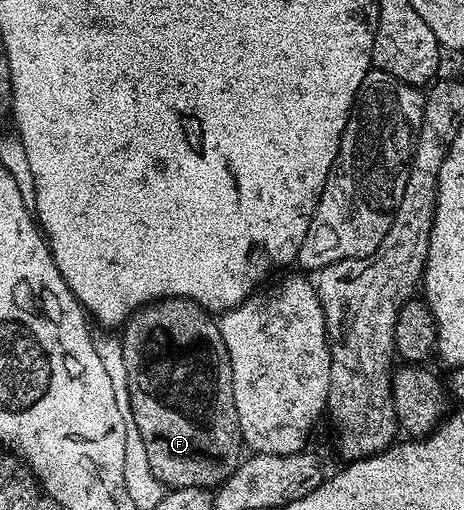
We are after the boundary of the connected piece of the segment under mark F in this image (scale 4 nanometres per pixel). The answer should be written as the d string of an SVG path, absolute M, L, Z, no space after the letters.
M170 296L166 300L156 300L153 304L146 304L137 312L130 315L120 332L124 362L128 366L128 394L130 395L130 412L136 418L136 426L140 430L140 438L144 438L144 450L148 450L148 466L152 466L152 474L167 489L176 488L204 488L217 489L231 474L236 471L240 463L238 448L240 437L238 434L238 419L236 418L236 402L232 390L232 362L228 358L228 346L224 346L224 338L218 329L219 321L206 309L201 308L194 300L185 300Z

